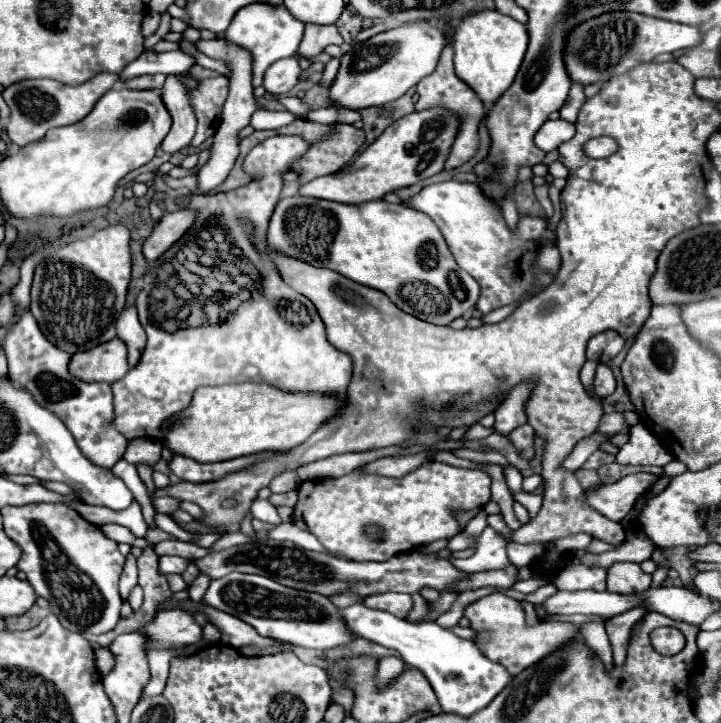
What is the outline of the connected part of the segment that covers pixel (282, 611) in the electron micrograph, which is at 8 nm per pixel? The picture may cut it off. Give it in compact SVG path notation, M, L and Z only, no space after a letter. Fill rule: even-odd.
M230 572L210 582L202 602L240 618L242 622L256 628L256 632L264 638L274 638L292 646L328 650L340 644L348 644L354 638L352 632L348 632L348 628L340 624L340 616L336 616L336 606L326 596L294 590L266 576Z

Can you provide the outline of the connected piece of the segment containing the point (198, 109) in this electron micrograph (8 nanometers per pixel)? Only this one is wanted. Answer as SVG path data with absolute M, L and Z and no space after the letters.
M216 76L198 82L198 88L188 90L190 106L196 112L196 134L190 146L198 148L206 138L214 136L216 124L220 122L220 108L228 98L228 78Z

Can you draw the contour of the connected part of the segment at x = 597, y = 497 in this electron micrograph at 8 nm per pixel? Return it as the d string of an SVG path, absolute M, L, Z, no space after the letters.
M630 474L614 484L602 486L600 490L584 492L584 502L602 516L620 522L656 480L658 478L652 474Z

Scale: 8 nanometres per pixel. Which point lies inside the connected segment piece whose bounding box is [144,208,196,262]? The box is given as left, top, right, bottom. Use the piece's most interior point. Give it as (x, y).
(173, 226)

